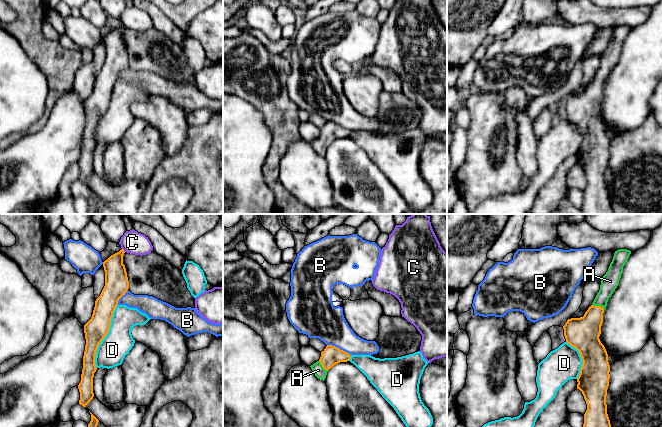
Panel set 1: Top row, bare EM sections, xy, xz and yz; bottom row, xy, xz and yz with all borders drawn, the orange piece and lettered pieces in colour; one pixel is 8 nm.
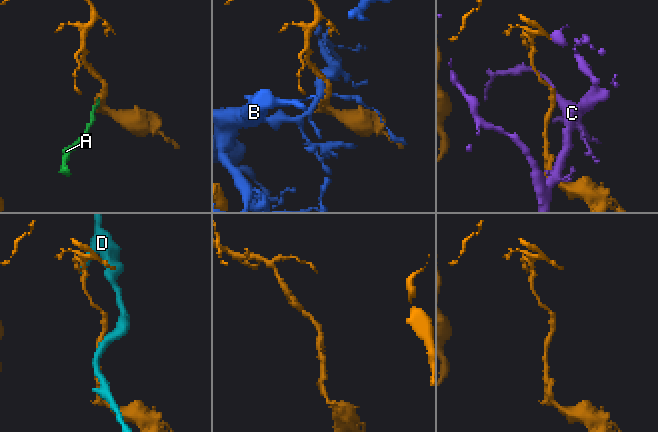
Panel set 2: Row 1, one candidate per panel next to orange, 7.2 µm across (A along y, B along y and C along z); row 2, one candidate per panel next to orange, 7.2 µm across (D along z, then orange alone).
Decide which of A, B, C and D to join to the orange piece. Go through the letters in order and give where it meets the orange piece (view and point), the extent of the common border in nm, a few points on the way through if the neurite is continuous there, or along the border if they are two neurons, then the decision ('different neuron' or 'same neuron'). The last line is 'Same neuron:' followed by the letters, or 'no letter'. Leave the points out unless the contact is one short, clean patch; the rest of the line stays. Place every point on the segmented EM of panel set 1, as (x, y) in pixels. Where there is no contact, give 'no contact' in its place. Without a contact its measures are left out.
A: contact yz (598, 306); length 110 nm; way yz (583, 333), (592, 321), (598, 306), (610, 281); same neuron
B: contact xz (338, 348); length 220 nm; different neuron
C: contact xy (123, 250); length 40 nm; different neuron
D: contact xy (105, 336); length 550 nm; different neuron
Same neuron: A

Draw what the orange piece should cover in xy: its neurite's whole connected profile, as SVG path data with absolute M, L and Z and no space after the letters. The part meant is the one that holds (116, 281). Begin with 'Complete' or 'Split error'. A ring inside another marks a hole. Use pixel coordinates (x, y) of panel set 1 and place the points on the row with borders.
Complete. M121 249L103 262L105 286L95 301L91 319L84 325L86 345L81 381L78 385L79 404L83 407L86 407L94 397L93 377L97 370L95 365L96 351L109 332L113 312L119 299L125 295L129 288L127 272L123 264L124 253L125 251Z

